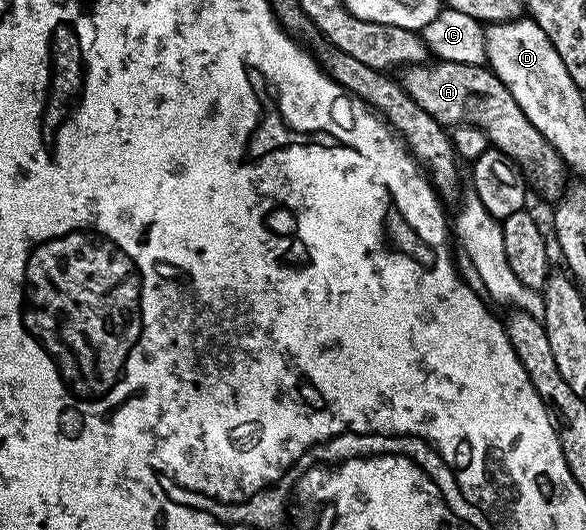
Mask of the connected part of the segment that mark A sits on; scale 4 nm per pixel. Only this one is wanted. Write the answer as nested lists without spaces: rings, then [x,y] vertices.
[[[444,61],[431,64],[422,63],[403,69],[400,81],[408,96],[412,96],[412,100],[416,100],[416,104],[420,104],[428,116],[444,127],[453,128],[461,124],[480,128],[486,133],[491,147],[508,155],[533,189],[535,186],[544,197],[552,200],[562,198],[568,189],[567,166],[552,144],[532,126],[513,99],[512,92],[495,73],[485,65]]]

